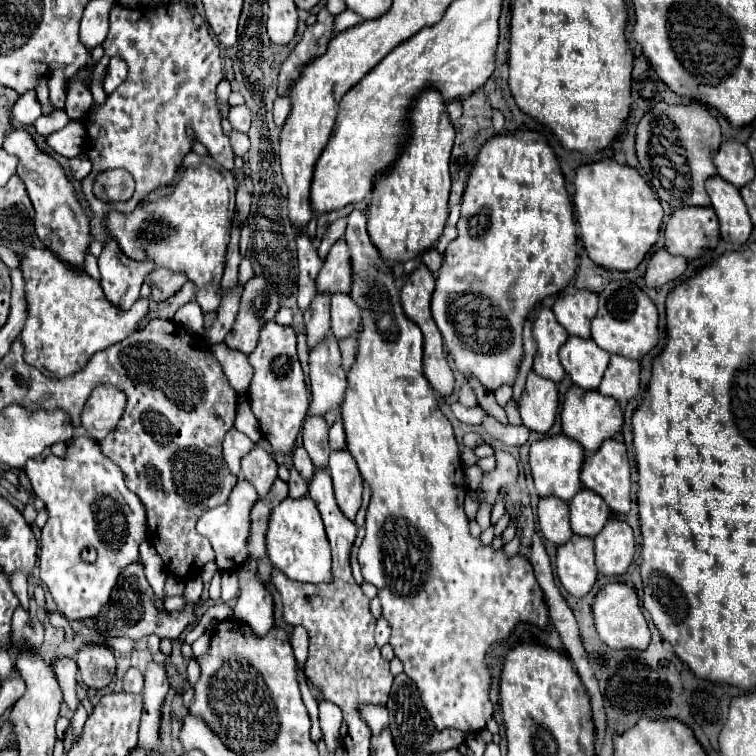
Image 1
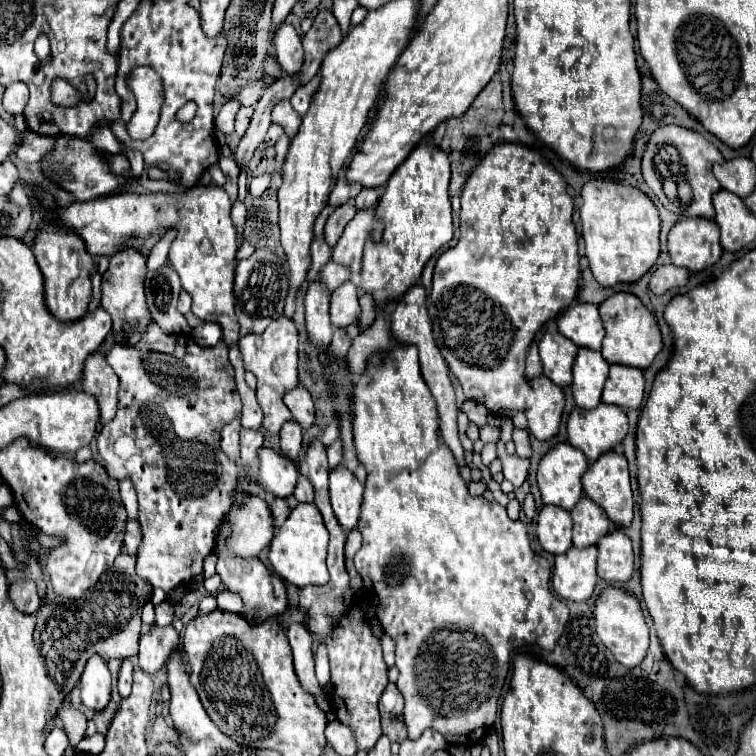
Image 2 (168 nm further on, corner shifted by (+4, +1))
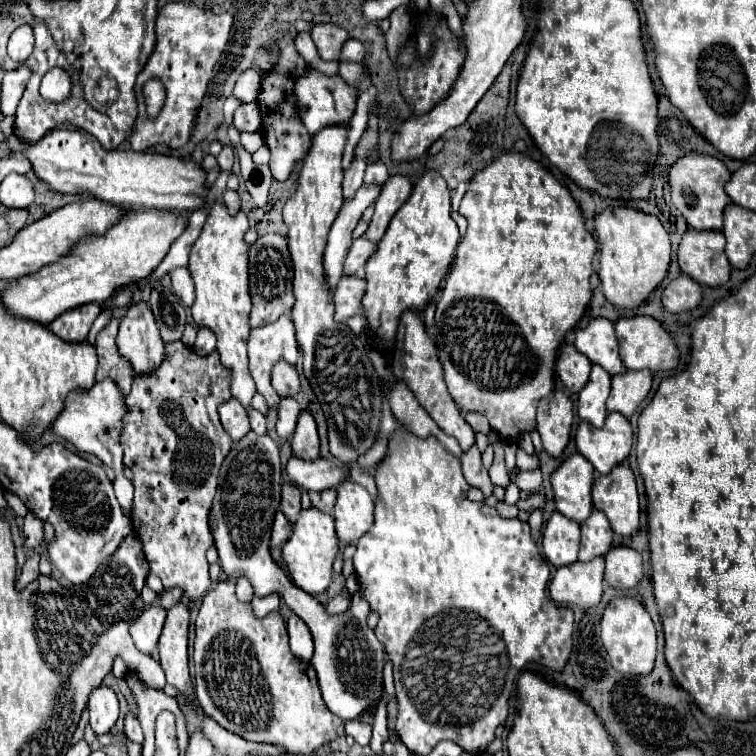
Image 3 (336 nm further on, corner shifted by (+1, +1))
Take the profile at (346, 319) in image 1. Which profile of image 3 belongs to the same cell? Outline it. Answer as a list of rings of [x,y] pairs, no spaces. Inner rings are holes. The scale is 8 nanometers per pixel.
[[[343,275],[337,291],[333,291],[335,303],[335,319],[347,321],[355,313],[361,311],[361,299],[365,293],[365,279],[357,275]]]

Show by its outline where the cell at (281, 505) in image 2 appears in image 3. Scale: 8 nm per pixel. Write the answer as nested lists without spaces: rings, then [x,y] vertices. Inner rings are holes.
[[[283,483],[283,497],[281,497],[281,511],[289,517],[291,523],[297,521],[301,511],[301,489],[295,483]]]

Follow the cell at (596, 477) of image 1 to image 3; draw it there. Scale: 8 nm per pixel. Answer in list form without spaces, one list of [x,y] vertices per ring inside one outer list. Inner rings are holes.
[[[621,463],[613,467],[607,475],[597,475],[593,483],[593,505],[595,509],[603,511],[617,535],[629,537],[639,529],[639,495],[635,485],[635,475],[629,469],[629,463]]]

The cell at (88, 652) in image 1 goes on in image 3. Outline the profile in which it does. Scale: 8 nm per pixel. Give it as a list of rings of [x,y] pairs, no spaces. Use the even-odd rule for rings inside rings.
[[[97,687],[89,697],[89,715],[91,715],[91,729],[97,735],[109,733],[119,717],[119,699],[113,689]]]

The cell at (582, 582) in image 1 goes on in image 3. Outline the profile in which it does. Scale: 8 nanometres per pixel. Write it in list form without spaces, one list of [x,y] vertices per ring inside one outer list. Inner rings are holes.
[[[597,557],[587,563],[575,561],[573,565],[559,567],[549,585],[551,599],[567,605],[597,607],[603,595],[603,573],[603,557]]]

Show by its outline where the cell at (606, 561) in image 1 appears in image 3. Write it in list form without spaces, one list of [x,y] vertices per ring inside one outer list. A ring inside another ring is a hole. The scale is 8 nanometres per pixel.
[[[613,547],[605,565],[605,581],[615,589],[633,589],[643,577],[641,555],[629,547]]]

